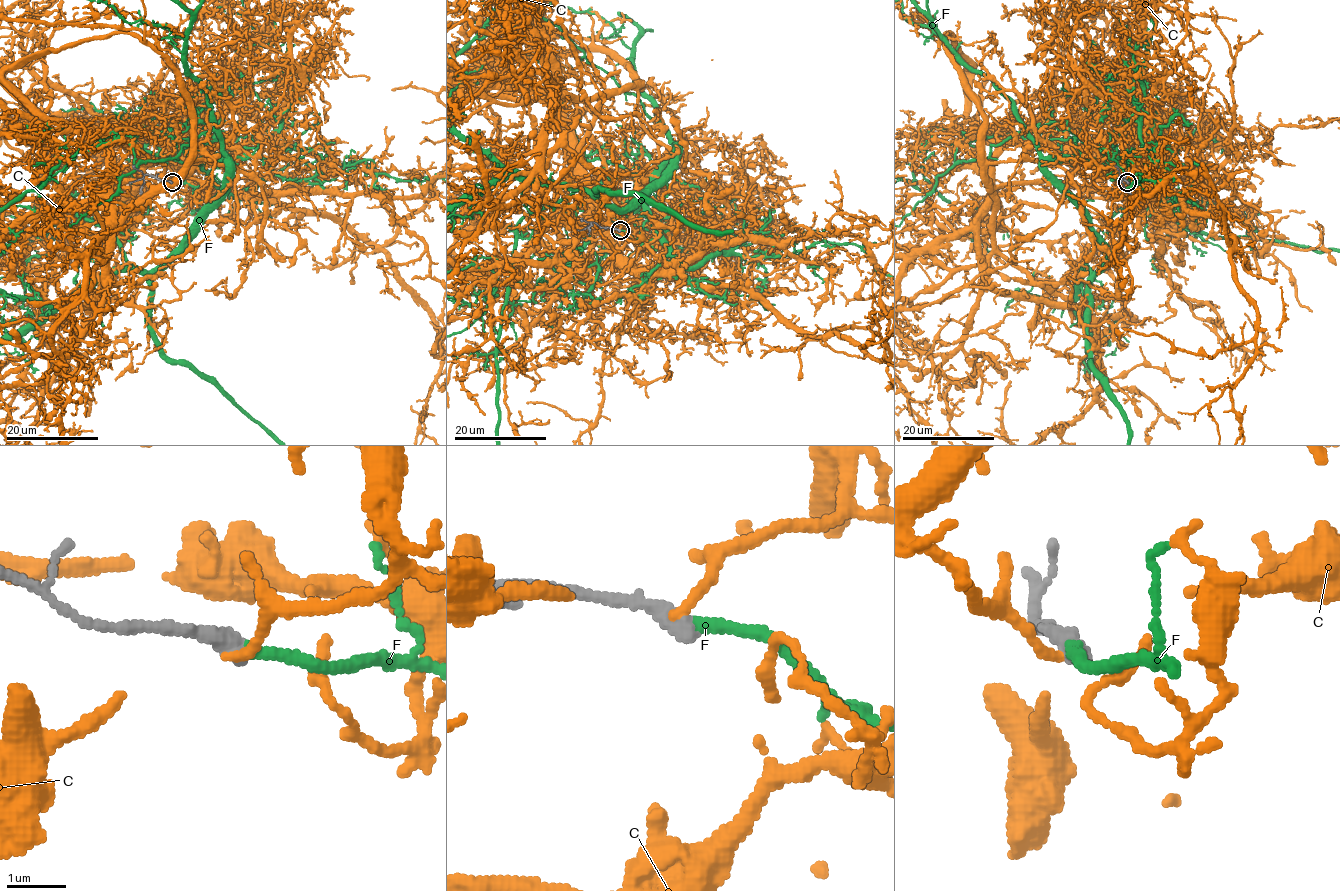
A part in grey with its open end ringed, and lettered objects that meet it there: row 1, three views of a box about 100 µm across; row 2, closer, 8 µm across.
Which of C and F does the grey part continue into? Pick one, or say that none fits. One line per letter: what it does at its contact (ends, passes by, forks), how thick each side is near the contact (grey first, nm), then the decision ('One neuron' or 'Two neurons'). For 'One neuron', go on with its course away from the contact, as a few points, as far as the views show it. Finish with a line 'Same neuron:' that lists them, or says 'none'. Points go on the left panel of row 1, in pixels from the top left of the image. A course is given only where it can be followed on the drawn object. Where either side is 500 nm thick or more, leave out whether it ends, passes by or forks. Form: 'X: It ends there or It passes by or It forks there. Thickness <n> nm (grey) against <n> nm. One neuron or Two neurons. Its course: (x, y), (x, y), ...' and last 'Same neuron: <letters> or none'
C: It ends there. Thickness 400 nm (grey) against 150 nm. Two neurons
F: It ends there. Thickness 380 nm (grey) against 200 nm. One neuron
Same neuron: F

